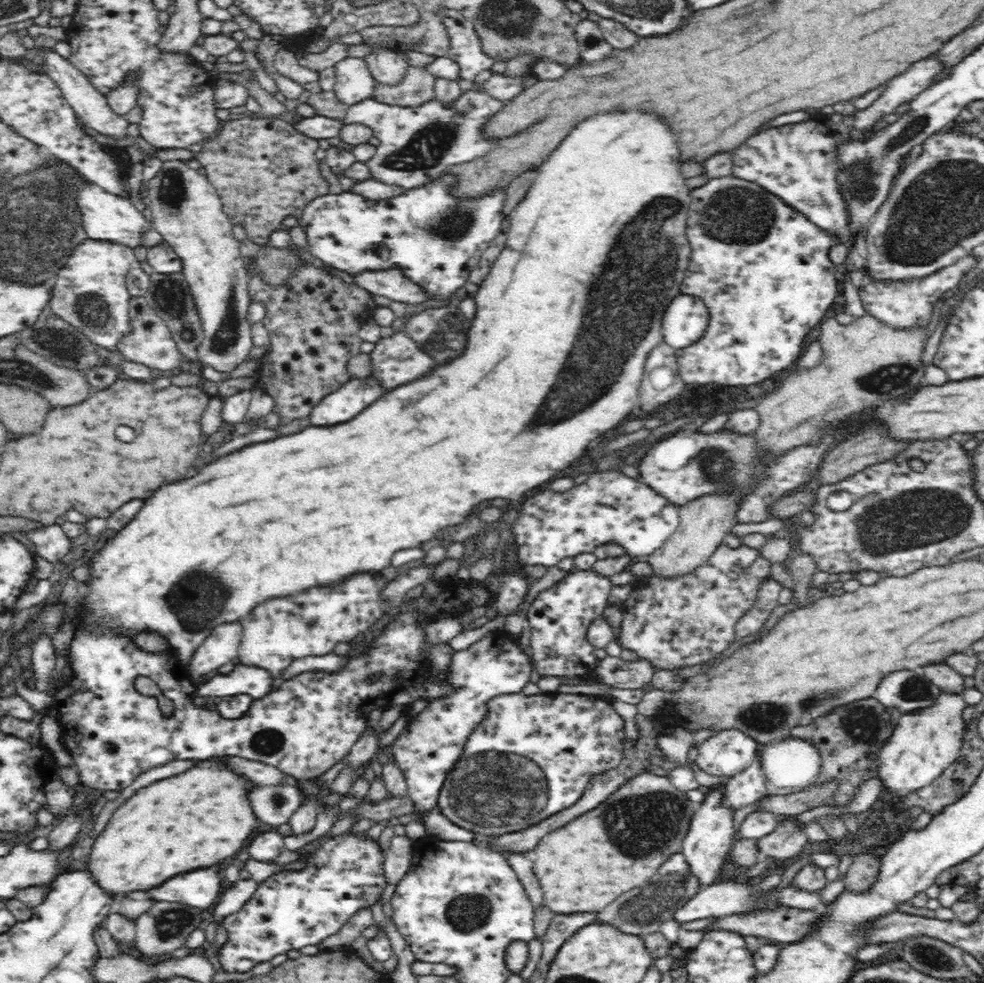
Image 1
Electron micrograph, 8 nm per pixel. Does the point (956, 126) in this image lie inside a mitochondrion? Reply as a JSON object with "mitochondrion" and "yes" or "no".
{"mitochondrion":"no"}

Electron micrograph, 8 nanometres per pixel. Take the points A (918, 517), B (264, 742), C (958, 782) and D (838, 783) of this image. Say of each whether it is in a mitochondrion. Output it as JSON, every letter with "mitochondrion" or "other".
{"A":"mitochondrion","B":"mitochondrion","C":"other","D":"other"}

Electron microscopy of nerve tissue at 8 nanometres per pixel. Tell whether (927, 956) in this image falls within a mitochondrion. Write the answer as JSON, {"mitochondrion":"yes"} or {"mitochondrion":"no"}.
{"mitochondrion":"yes"}

